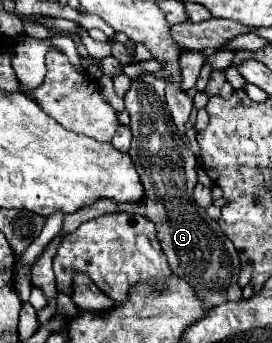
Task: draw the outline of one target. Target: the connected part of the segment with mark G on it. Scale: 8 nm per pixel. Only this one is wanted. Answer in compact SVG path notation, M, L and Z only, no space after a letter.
M141 74L137 80L131 82L131 88L125 94L125 106L127 106L129 116L131 116L129 128L131 128L131 134L133 134L129 154L131 154L133 162L137 162L137 170L139 170L141 184L143 184L143 190L145 190L141 202L117 204L117 202L111 202L111 200L97 200L95 204L87 206L87 208L81 208L73 214L65 214L65 224L63 224L61 234L69 234L75 228L79 228L79 224L83 224L85 220L91 220L91 218L97 218L97 216L103 216L103 214L109 214L109 212L131 212L131 214L147 216L157 226L157 238L159 238L161 248L163 248L163 252L169 260L173 274L185 278L195 288L197 296L205 302L207 308L219 306L219 304L229 302L229 300L237 302L237 300L241 300L241 288L237 286L237 278L239 278L239 272L241 272L239 256L237 256L231 240L219 228L217 220L211 220L205 214L205 208L199 208L193 202L193 188L197 184L195 170L197 170L199 164L197 164L195 156L191 154L191 150L181 140L177 128L173 128L173 120L169 118L169 108L165 106L165 86L167 84L165 84L163 78L157 78L155 74Z

